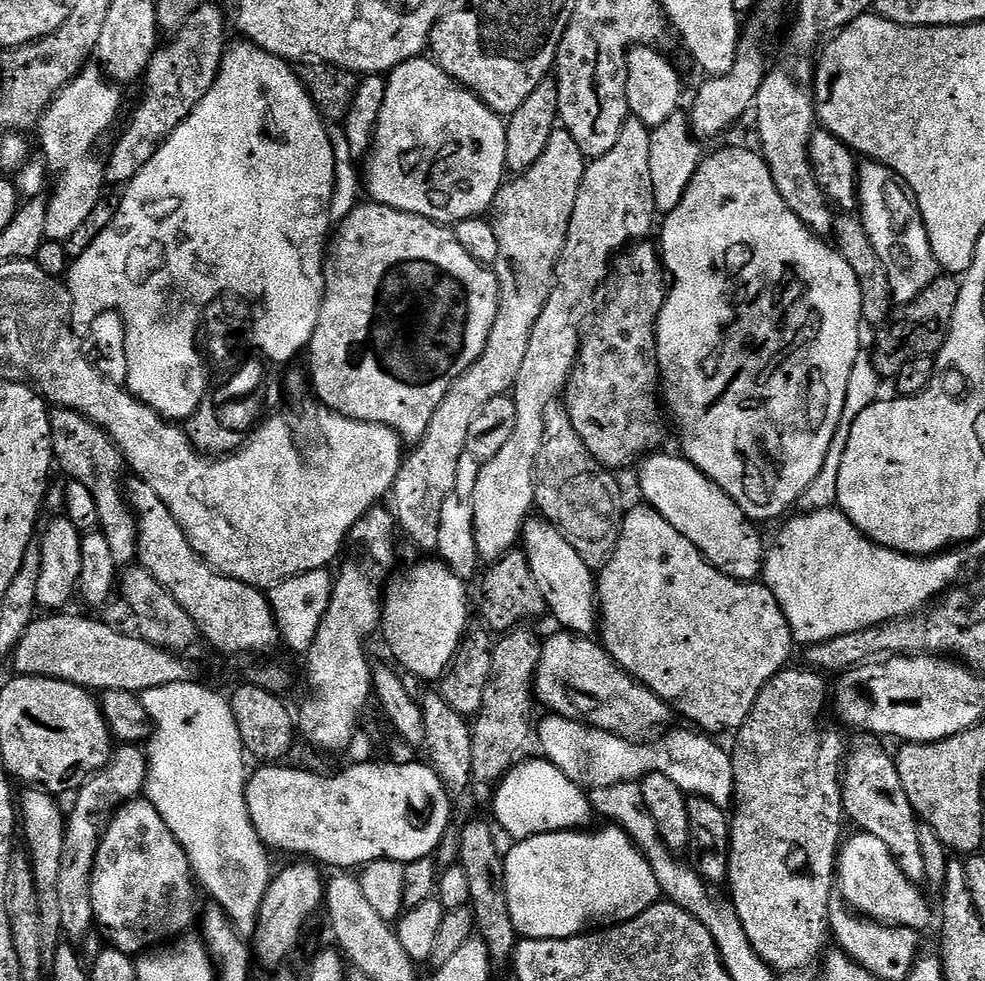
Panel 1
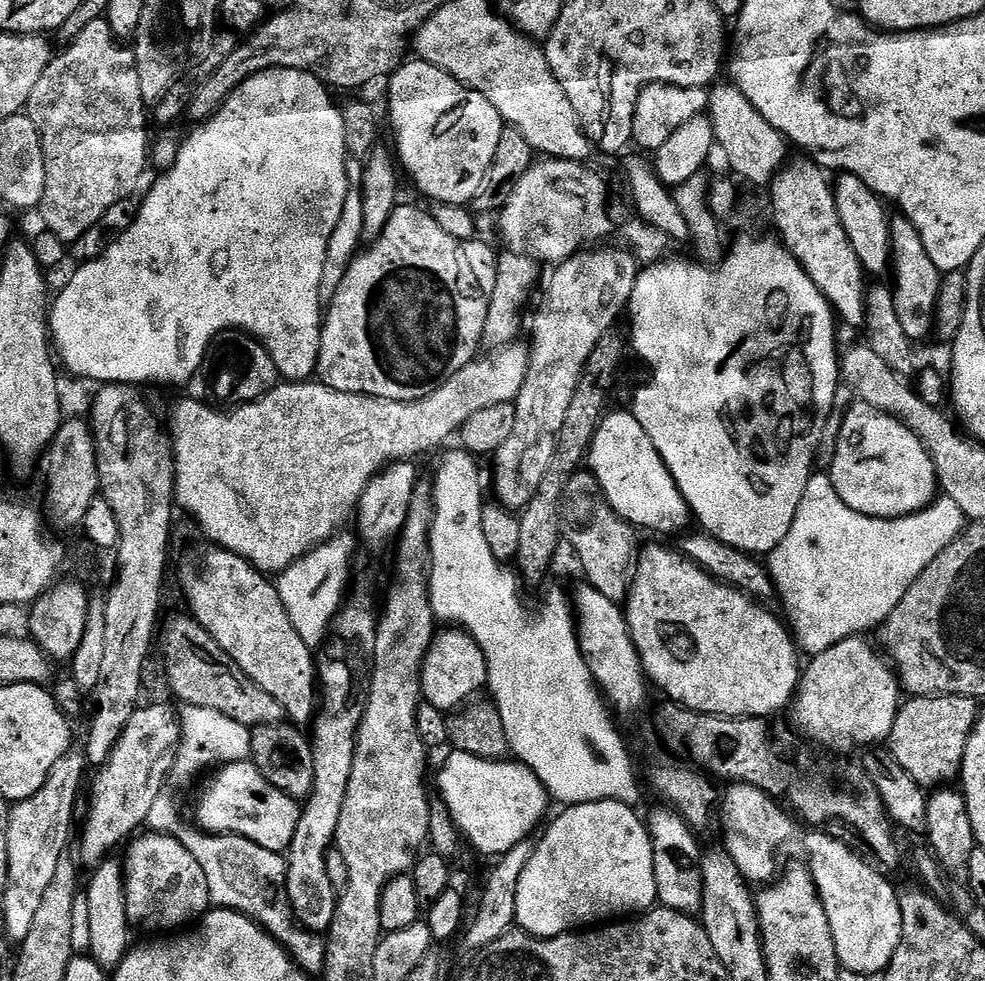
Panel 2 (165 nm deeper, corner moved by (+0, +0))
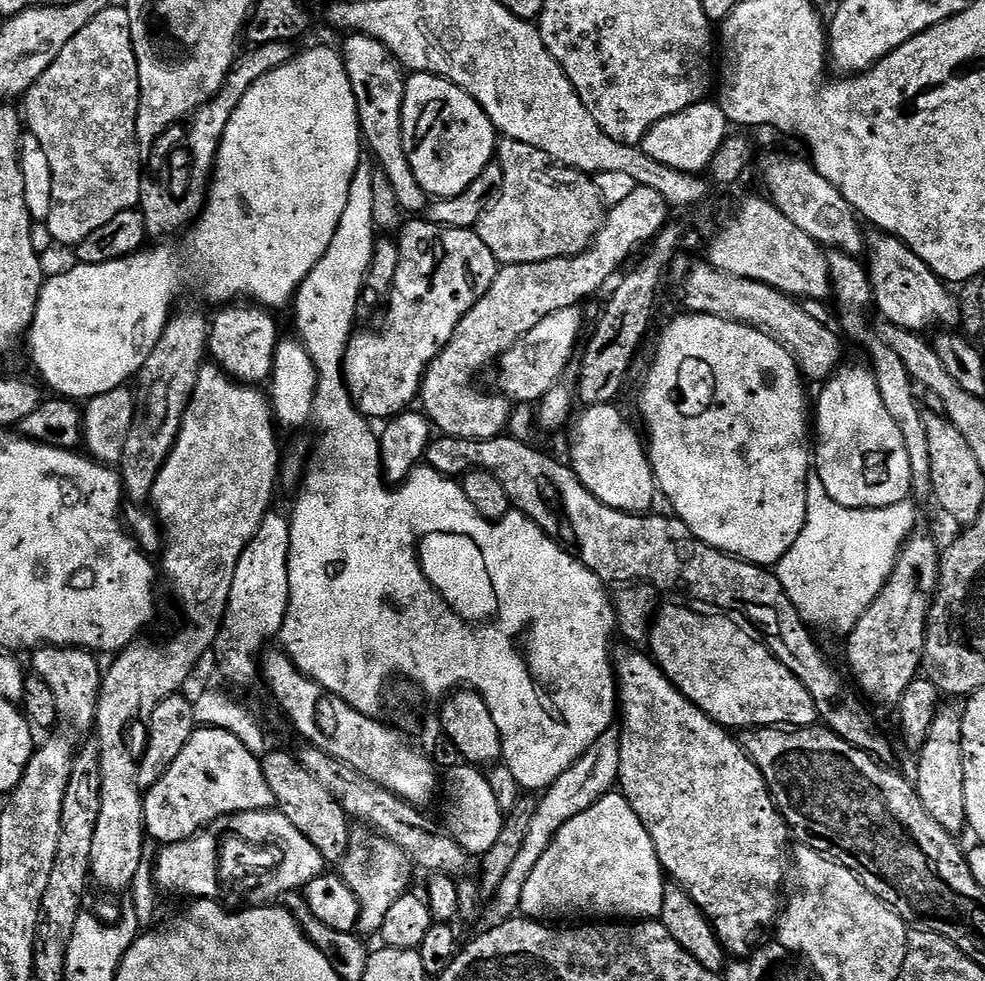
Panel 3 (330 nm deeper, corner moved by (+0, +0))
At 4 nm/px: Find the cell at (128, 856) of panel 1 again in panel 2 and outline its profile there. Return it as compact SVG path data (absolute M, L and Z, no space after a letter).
M148 830L137 835L127 848L128 857L123 857L122 860L124 893L128 923L133 929L160 932L156 934L172 934L199 921L200 917L209 911L206 874L202 866L198 866L194 854L190 854L190 850L186 850L186 846L178 842L178 838L166 832Z

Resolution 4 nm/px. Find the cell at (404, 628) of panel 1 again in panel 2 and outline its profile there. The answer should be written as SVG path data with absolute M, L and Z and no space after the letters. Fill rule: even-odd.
M448 626L437 631L430 650L424 659L420 679L423 699L440 712L455 713L469 703L477 694L488 688L488 663L474 638L459 626ZM476 692L476 693L475 693Z

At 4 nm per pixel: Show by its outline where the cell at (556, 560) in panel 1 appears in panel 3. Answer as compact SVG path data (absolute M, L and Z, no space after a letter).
M636 646L617 647L614 652L614 671L616 673L616 690L618 693L618 731L620 734L620 778L618 781L619 791L630 802L634 814L646 826L646 834L654 842L654 850L660 859L660 867L670 877L671 883L677 884L706 914L706 918L712 923L712 928L716 931L716 939L724 945L725 953L731 954L736 958L744 958L753 950L761 947L765 939L764 931L771 929L777 923L778 913L782 908L782 896L780 900L780 887L784 884L784 860L789 859L790 847L790 829L784 820L784 815L776 809L776 802L773 800L770 790L764 781L764 775L758 770L758 766L749 756L744 753L743 743L736 740L729 729L715 724L701 708L694 706L683 696L675 686L666 678L666 674L656 665L647 651L641 650Z

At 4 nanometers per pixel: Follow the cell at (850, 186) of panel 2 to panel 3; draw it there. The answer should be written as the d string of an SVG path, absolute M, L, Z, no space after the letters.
M872 230L866 236L866 267L872 283L872 304L883 319L911 332L923 333L924 328L956 326L960 323L960 305L952 296L949 285L936 276L898 237Z

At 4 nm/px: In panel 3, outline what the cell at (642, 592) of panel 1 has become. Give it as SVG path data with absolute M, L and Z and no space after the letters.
M661 603L650 625L650 635L646 641L647 647L650 649L650 655L652 659L656 661L656 665L666 674L666 678L670 678L670 682L684 697L690 702L694 702L694 706L701 708L715 724L720 724L722 727L729 730L737 730L736 728L740 728L739 730L747 730L750 728L774 728L777 726L811 728L817 723L818 717L816 715L816 707L814 706L814 698L810 698L806 686L802 686L802 682L798 682L798 678L794 678L794 674L790 674L790 670L786 670L786 666L782 666L782 662L778 662L778 658L766 647L763 639L757 638L747 627L744 627L745 629L739 628L739 626L735 624L737 621L733 619L731 615L708 614L712 616L703 616L702 613L695 612L695 610L700 610L697 610L695 607L692 608L683 608L680 604Z

